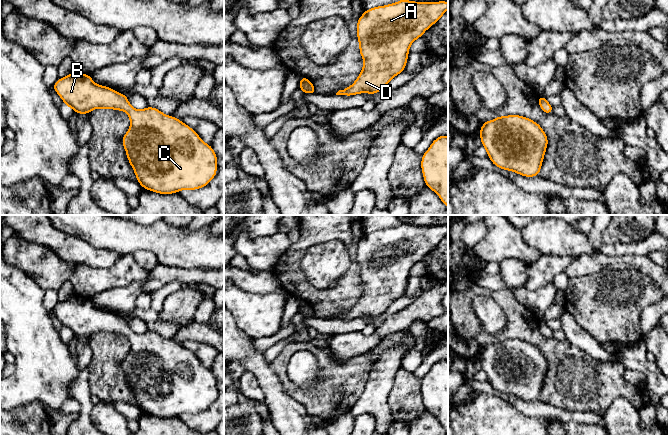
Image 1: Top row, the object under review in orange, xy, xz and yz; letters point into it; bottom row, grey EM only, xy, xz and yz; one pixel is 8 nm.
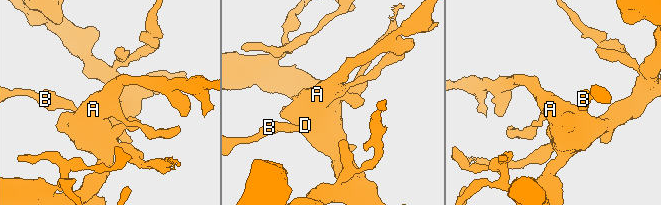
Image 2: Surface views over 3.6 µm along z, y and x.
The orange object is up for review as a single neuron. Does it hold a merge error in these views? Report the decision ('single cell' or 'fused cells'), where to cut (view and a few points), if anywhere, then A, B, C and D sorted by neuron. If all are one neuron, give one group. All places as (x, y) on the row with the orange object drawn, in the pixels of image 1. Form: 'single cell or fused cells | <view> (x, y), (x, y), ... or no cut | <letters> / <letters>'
single cell | no cut | A B C D

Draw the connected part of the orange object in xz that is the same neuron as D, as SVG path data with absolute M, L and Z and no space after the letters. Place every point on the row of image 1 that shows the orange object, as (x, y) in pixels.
M400 0L365 10L357 20L357 39L363 58L363 68L354 83L336 95L352 96L367 92L373 95L383 90L392 78L404 71L410 45L434 25L448 10L447 1L415 2Z

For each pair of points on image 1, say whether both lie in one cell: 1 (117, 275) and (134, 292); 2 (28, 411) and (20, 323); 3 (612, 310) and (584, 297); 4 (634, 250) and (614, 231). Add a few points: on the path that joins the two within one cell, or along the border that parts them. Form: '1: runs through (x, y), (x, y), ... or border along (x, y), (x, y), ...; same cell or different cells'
1: border along (148, 274), (143, 282), (131, 282), (104, 291); different cells
2: border along (40, 403), (29, 401), (10, 410); different cells
3: runs through (605, 305), (591, 299); same cell
4: border along (649, 236), (634, 241), (604, 244); different cells

